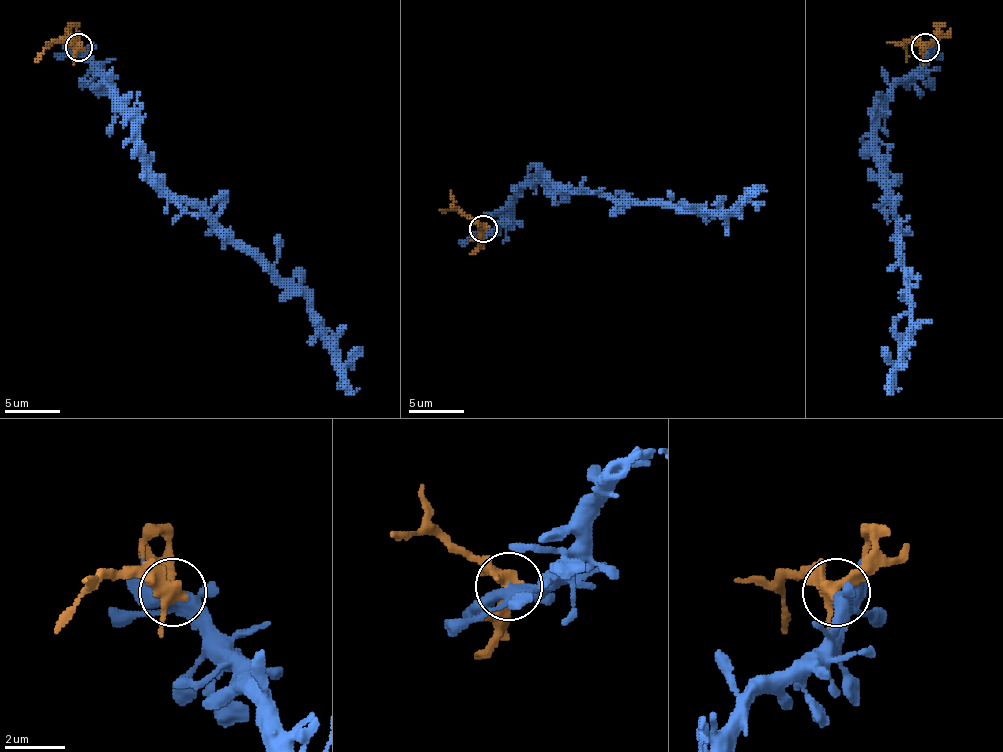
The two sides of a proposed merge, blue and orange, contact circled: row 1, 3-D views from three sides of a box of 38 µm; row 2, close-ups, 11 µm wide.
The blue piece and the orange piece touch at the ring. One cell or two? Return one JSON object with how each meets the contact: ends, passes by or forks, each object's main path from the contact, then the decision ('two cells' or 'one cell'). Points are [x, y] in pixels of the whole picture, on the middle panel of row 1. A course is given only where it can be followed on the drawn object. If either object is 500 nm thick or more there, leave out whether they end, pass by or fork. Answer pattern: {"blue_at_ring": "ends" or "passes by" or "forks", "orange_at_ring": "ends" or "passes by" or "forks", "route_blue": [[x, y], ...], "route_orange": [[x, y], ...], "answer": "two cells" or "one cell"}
{"blue_at_ring": "forks", "orange_at_ring": "forks", "route_blue": [[484, 229], [492, 229], [536, 180], [684, 210], [728, 213], [747, 196], [764, 204]], "route_orange": [[484, 229], [456, 210], [440, 210]], "answer": "two cells"}

